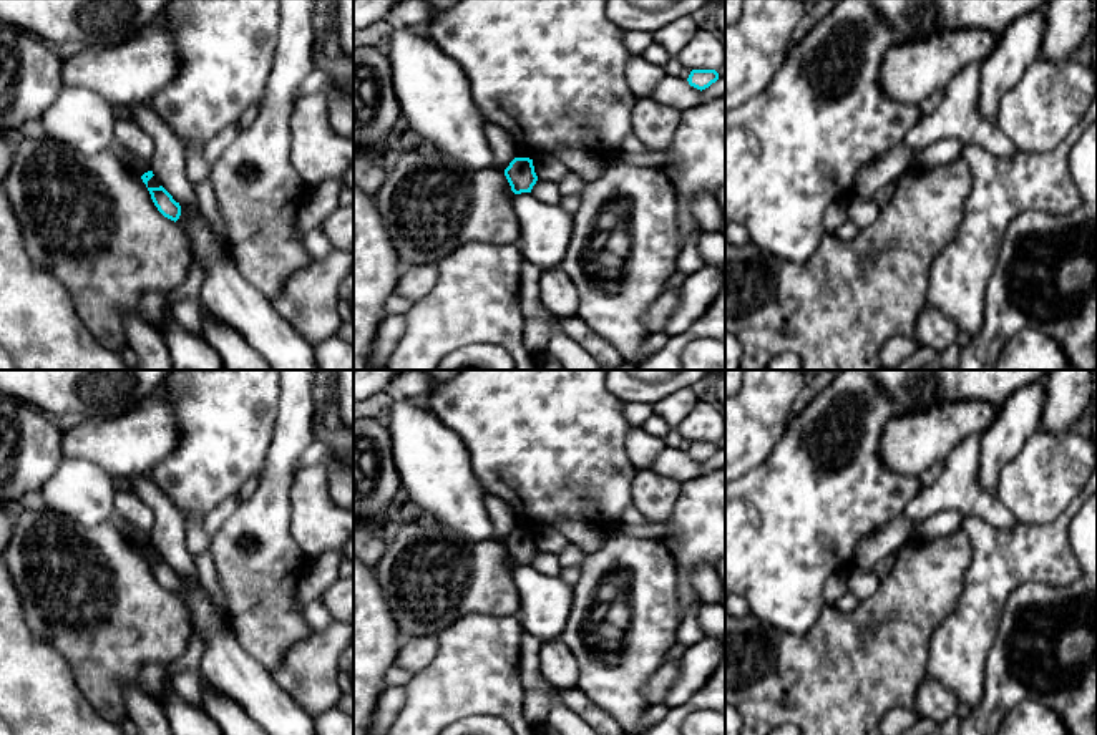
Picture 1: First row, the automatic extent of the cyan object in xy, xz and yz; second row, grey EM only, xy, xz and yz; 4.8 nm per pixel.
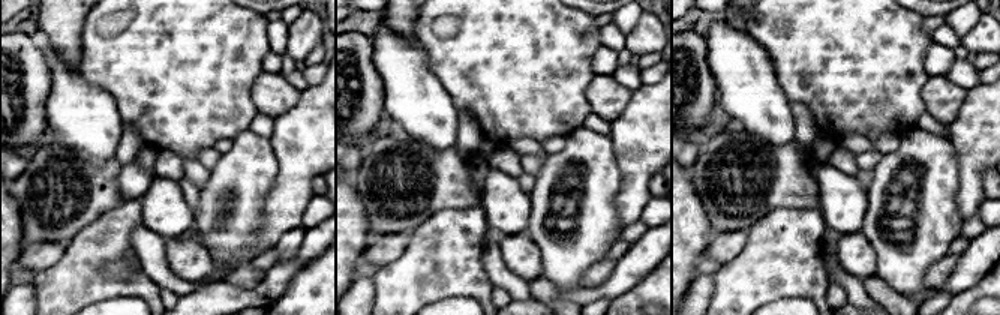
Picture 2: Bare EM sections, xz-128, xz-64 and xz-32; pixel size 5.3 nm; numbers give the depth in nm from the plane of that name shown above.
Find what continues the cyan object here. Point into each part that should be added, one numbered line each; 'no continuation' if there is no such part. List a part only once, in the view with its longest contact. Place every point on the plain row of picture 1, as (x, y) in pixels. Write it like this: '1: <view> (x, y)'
no continuation

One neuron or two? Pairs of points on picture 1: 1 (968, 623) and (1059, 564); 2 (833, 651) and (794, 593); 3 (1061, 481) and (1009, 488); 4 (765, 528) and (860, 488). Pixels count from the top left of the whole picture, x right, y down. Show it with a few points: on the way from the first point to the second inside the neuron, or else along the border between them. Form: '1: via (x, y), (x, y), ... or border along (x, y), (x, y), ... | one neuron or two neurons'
1: via (988, 599), (1023, 564), (1036, 564) | one neuron
2: border along (825, 604), (802, 634), (790, 634), (775, 626) | two neurons
3: via (1048, 481), (1023, 488) | one neuron
4: via (789, 525), (825, 490), (837, 490) | one neuron

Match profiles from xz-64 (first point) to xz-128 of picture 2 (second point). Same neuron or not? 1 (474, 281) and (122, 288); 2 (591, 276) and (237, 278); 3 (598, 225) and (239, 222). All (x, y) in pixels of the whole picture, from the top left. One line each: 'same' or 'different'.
1: same
2: same
3: same

